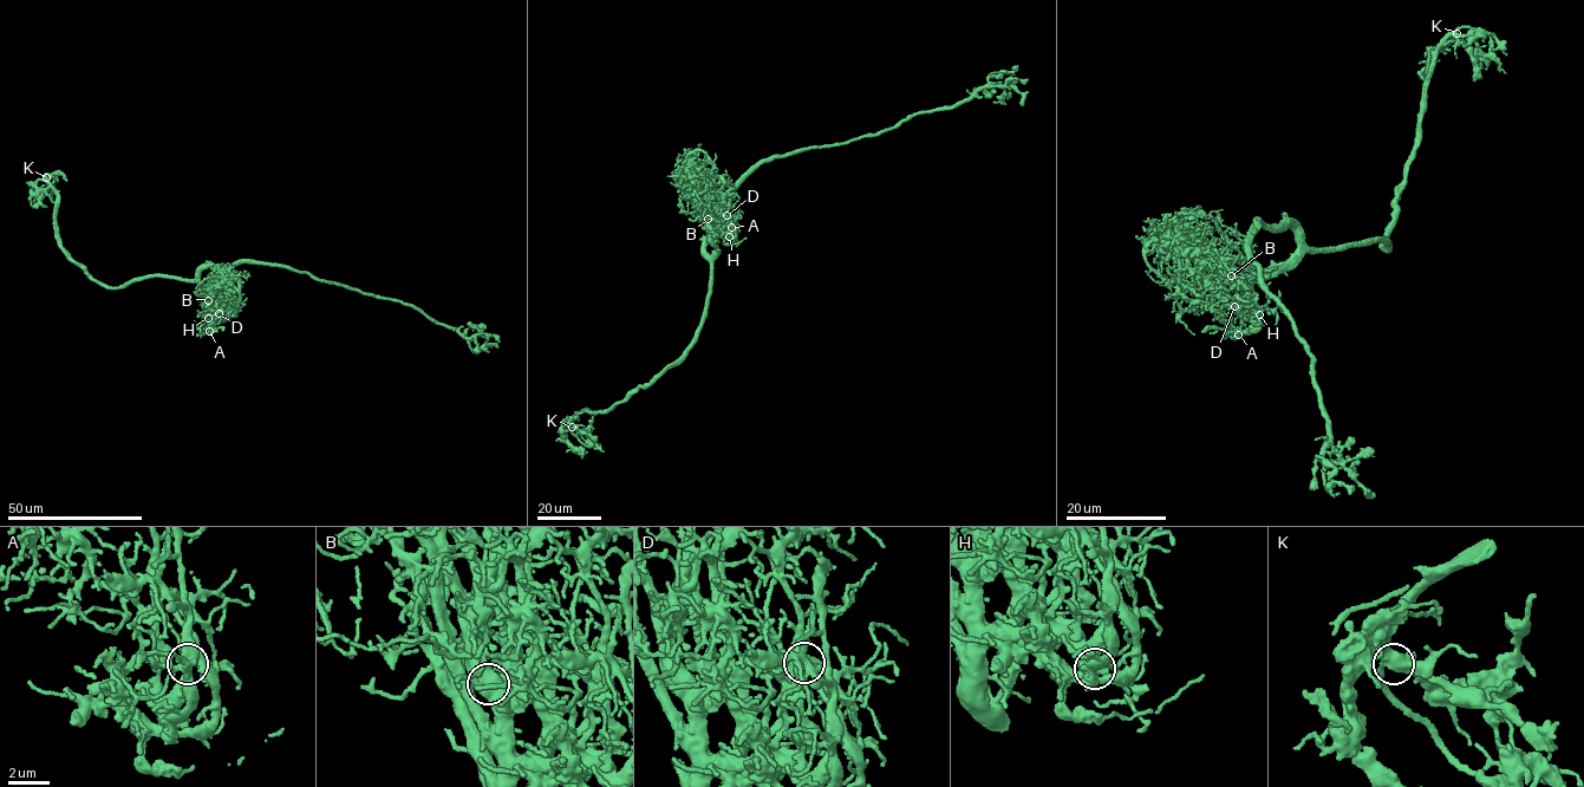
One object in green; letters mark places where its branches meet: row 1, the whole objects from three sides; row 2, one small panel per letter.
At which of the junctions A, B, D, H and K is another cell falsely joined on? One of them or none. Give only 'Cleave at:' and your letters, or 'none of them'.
Cleave at: none of them

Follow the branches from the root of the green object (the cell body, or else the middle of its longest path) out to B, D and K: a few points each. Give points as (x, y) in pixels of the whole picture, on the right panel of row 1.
B: (1276, 228), (1289, 223), (1297, 235), (1298, 248), (1289, 260), (1260, 274), (1231, 275)
D: (1276, 228), (1289, 223), (1297, 235), (1298, 248), (1266, 277), (1256, 278), (1234, 306)
K: (1276, 228), (1289, 223), (1316, 248), (1380, 236), (1387, 248), (1420, 134), (1426, 78), (1439, 47), (1457, 33)

